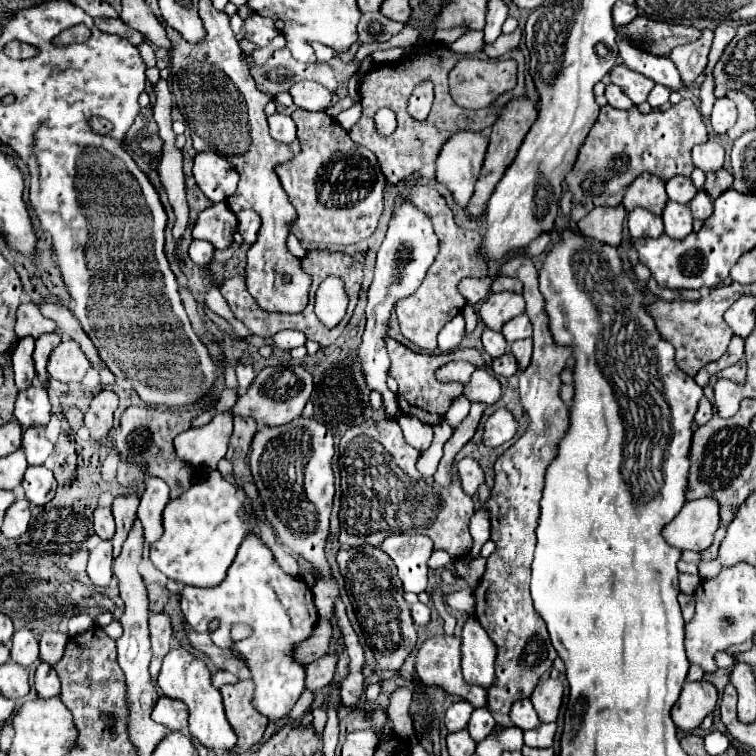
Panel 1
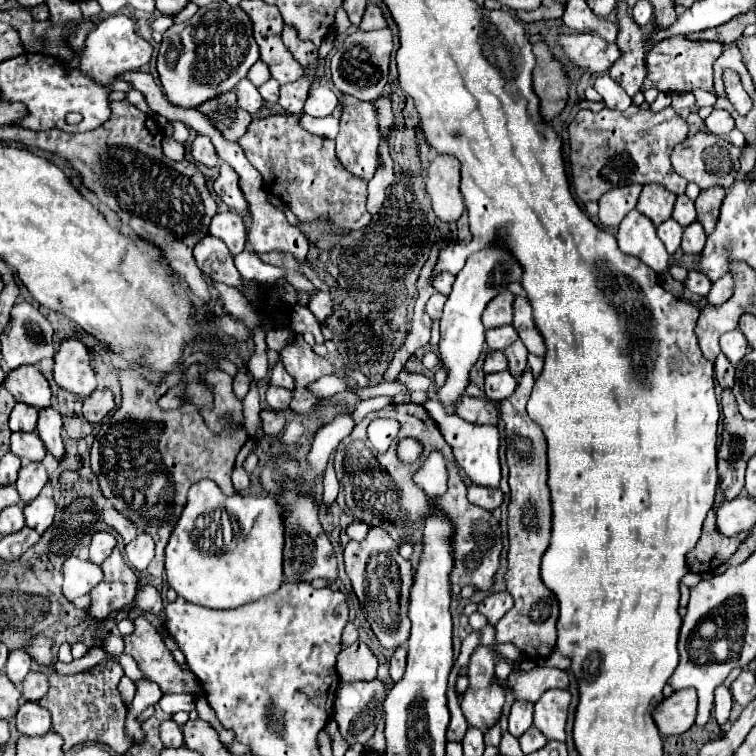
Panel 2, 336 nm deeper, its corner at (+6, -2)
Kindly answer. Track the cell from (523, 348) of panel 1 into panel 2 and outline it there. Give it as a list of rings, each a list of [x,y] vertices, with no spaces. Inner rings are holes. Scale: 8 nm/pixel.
[[[516,340],[514,344],[510,344],[506,350],[504,350],[506,358],[508,358],[508,370],[520,378],[520,374],[526,370],[526,356],[528,356],[528,350],[526,346],[522,344],[522,340]]]

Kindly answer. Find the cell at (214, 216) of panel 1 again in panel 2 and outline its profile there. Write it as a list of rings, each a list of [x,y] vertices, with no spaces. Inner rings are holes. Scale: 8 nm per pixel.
[[[220,212],[210,222],[210,236],[216,236],[224,240],[224,244],[230,248],[230,252],[236,256],[244,250],[246,244],[246,228],[242,216],[236,212]]]

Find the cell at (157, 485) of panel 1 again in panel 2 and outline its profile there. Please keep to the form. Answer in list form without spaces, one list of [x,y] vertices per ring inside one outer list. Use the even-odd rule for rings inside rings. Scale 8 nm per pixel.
[[[140,532],[136,536],[136,540],[132,540],[130,544],[126,544],[126,558],[128,558],[128,564],[138,570],[138,572],[144,572],[146,566],[150,564],[150,560],[154,558],[154,540],[152,536],[148,536],[146,532]]]

